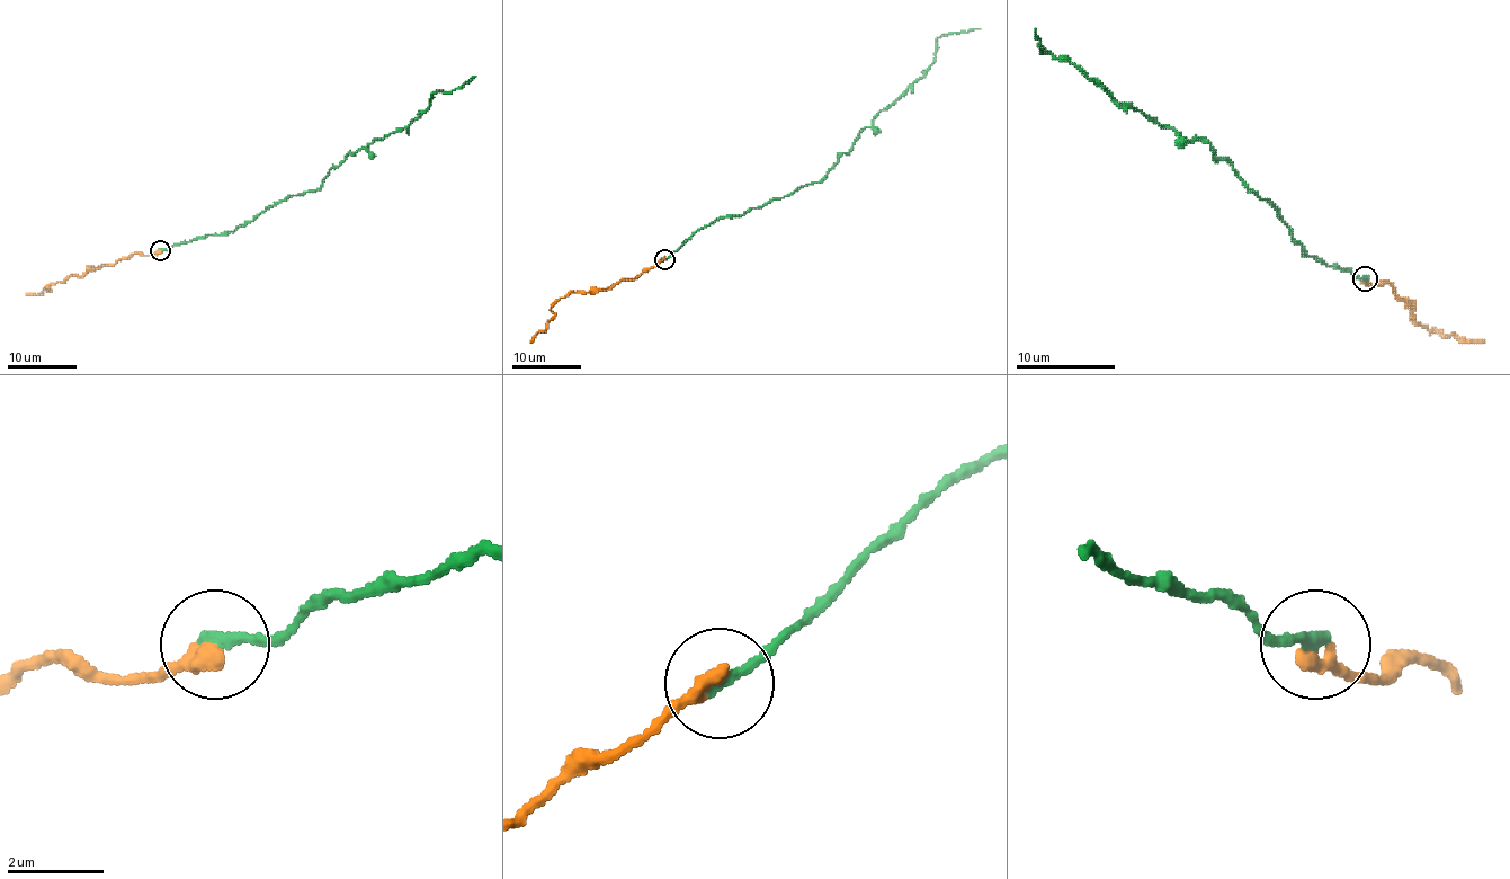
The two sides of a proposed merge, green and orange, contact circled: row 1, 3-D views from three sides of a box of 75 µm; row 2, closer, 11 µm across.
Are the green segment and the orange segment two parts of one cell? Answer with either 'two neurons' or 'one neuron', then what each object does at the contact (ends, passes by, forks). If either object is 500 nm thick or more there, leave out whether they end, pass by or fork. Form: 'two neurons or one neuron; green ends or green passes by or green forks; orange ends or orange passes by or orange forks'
one neuron; green ends; orange ends

